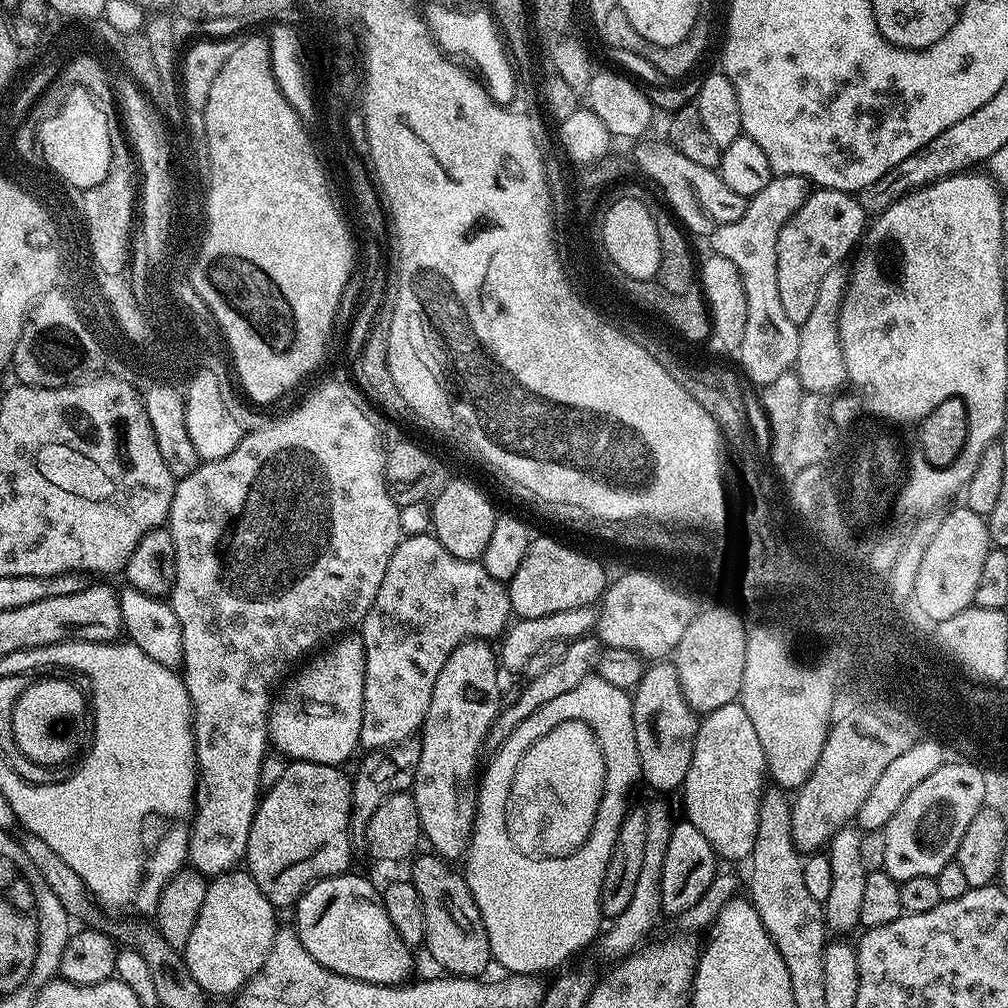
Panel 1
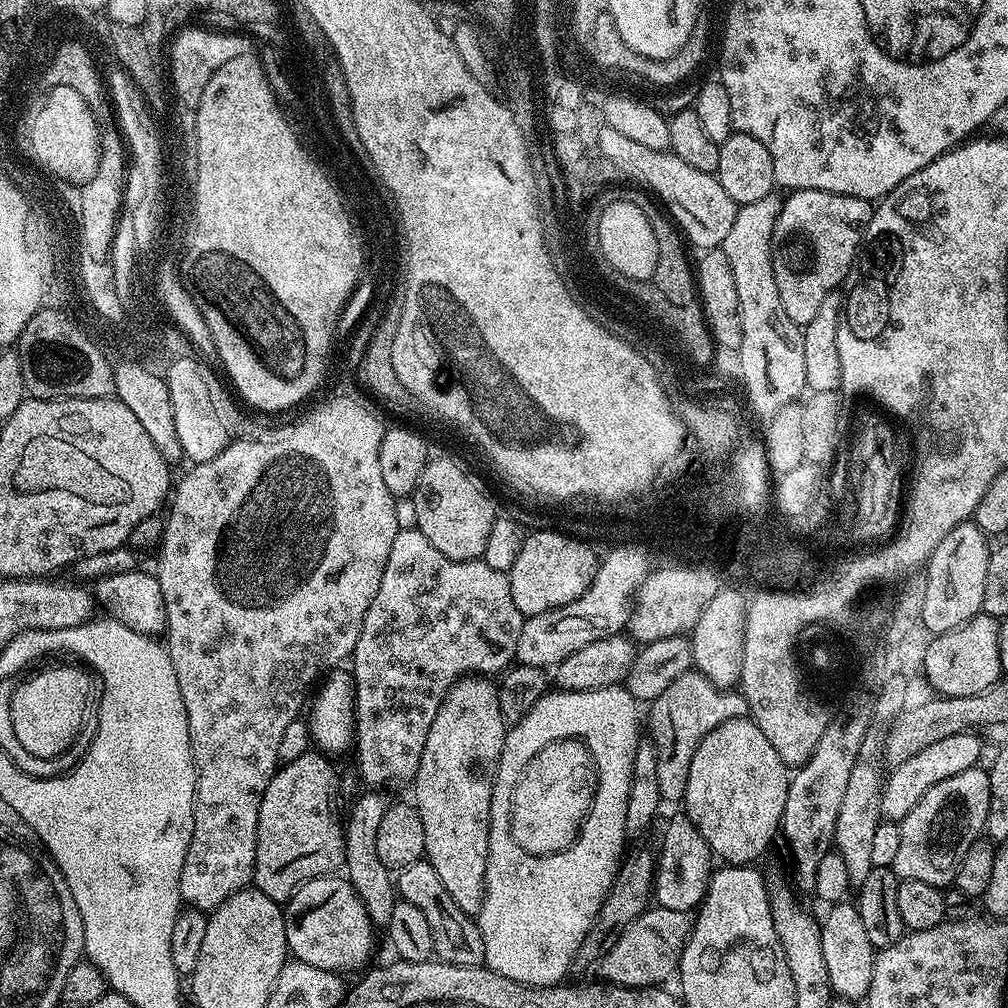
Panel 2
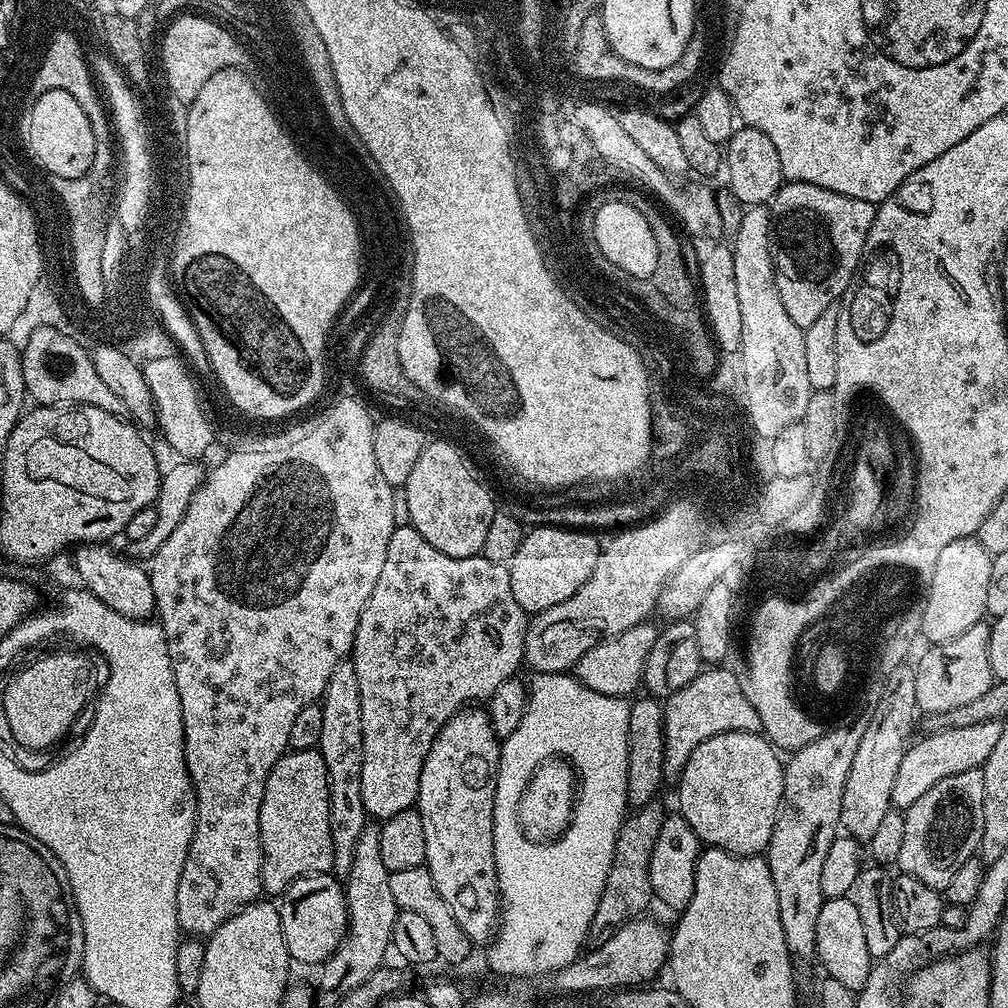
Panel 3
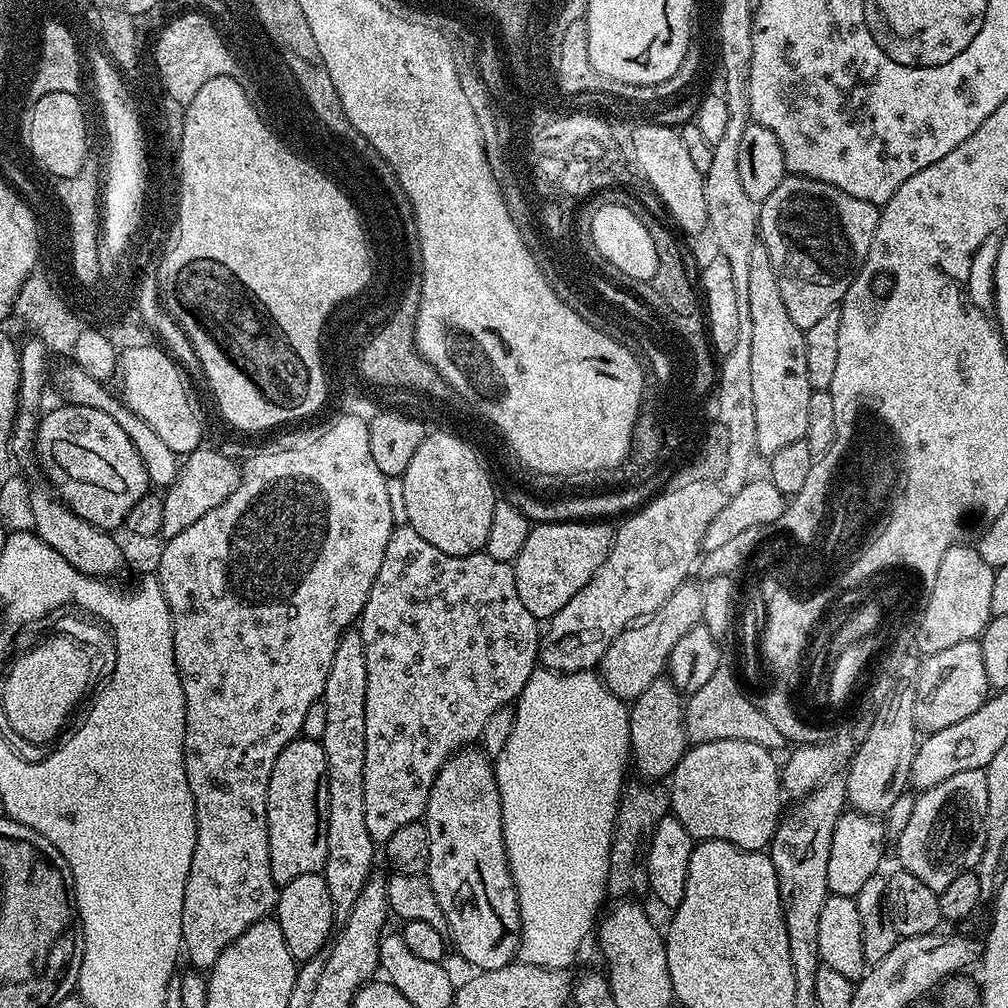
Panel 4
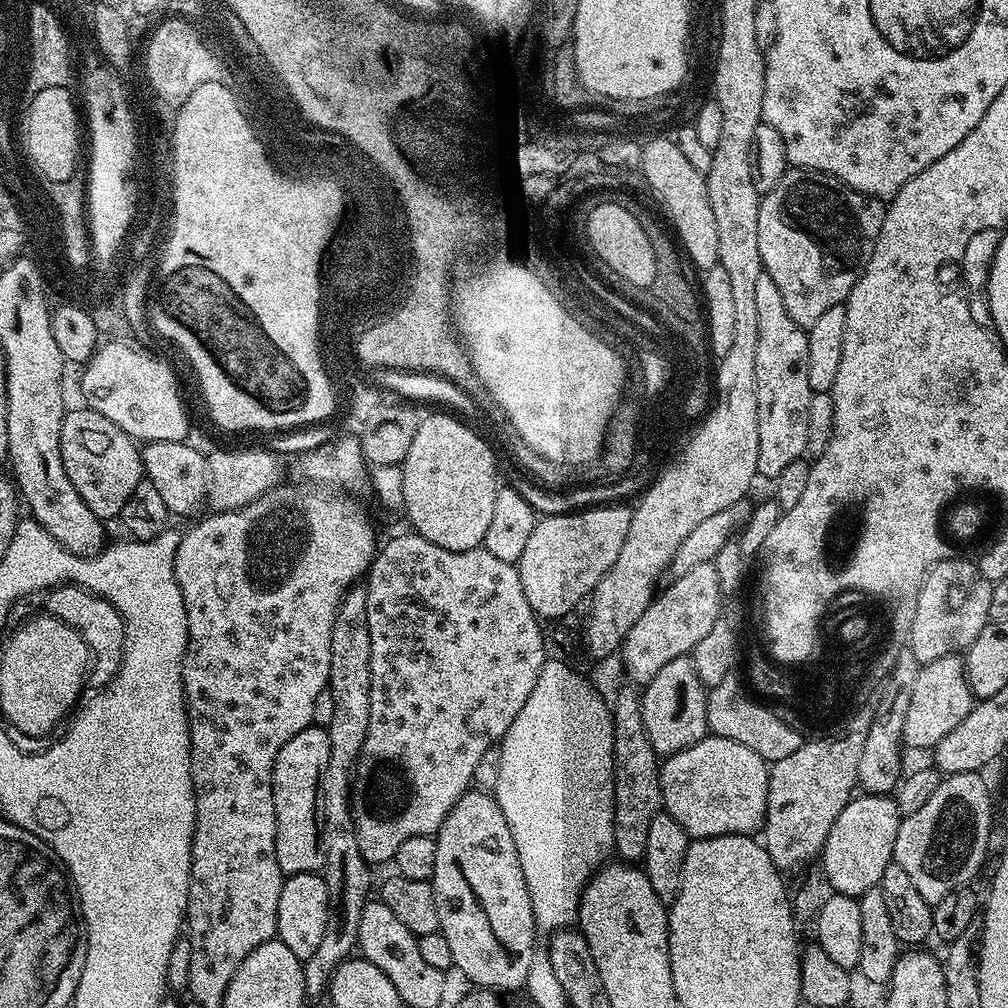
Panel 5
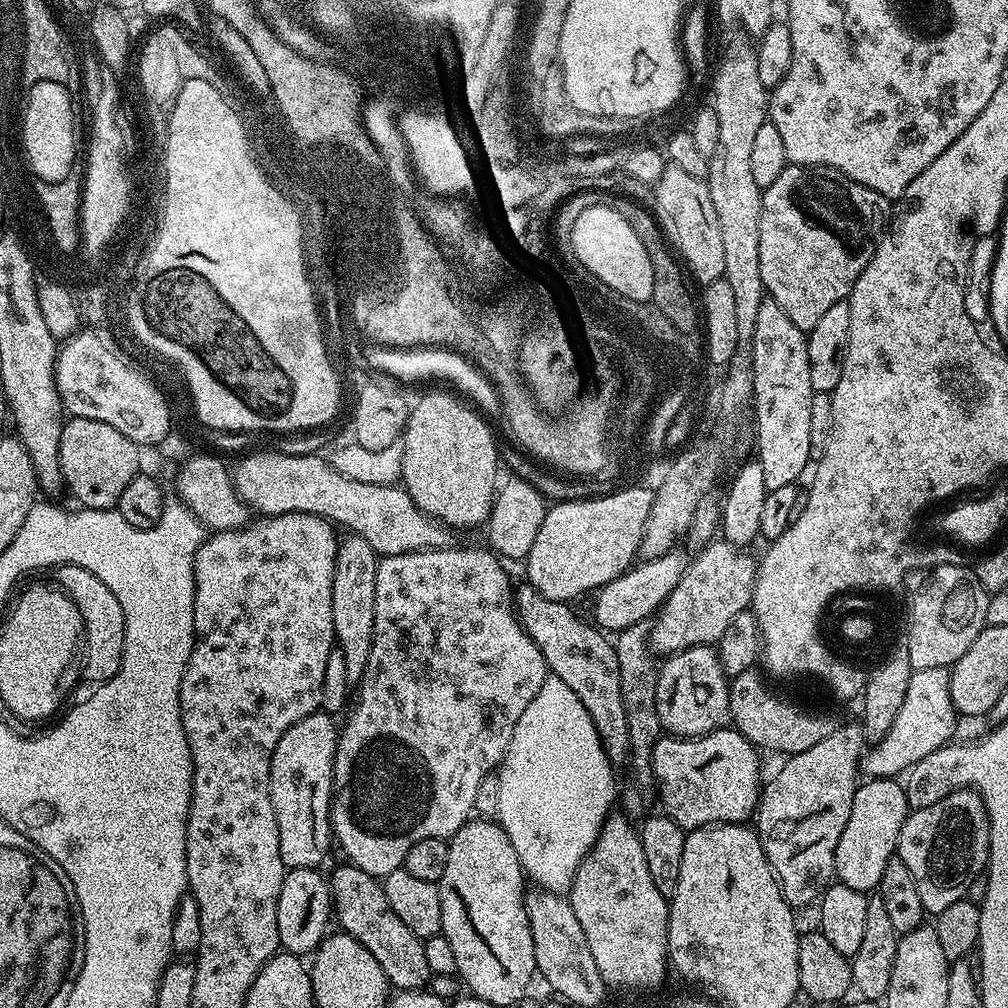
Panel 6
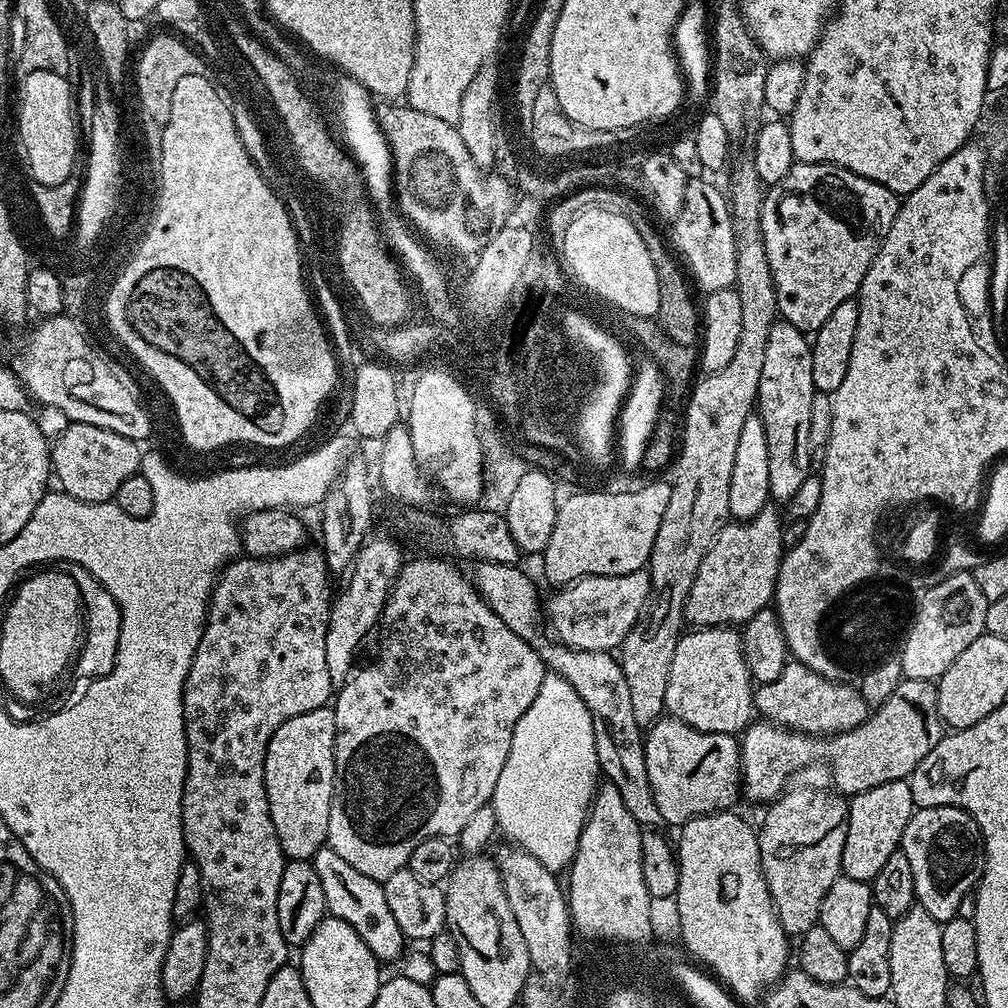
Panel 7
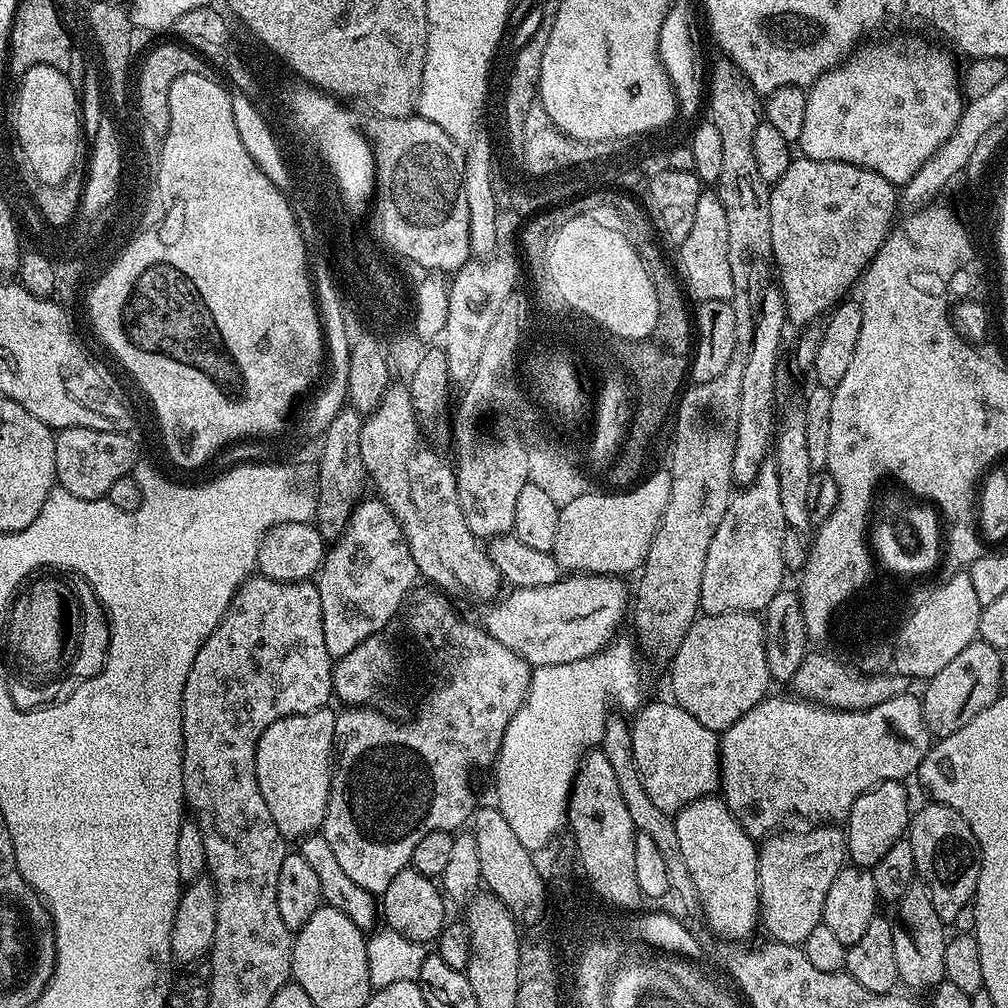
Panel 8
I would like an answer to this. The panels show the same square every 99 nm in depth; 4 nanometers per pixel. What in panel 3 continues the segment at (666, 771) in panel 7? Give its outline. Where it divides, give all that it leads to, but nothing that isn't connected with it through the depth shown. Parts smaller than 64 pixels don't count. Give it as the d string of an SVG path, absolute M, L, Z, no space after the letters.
M723 732L706 742L702 742L702 746L698 746L698 750L694 750L694 754L690 754L683 772L680 773L678 787L680 787L679 815L686 818L686 822L692 827L694 834L701 842L713 848L721 848L723 852L731 852L734 856L758 856L767 849L770 834L774 830L776 811L778 811L784 799L784 764L782 763L782 756L760 732Z

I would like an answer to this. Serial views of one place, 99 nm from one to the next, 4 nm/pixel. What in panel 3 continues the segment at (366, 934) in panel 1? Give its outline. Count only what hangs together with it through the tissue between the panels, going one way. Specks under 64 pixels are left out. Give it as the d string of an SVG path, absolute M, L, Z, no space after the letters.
M313 874L301 876L289 884L279 901L282 934L286 950L293 961L300 964L323 965L334 954L348 932L348 897L346 888L335 875Z

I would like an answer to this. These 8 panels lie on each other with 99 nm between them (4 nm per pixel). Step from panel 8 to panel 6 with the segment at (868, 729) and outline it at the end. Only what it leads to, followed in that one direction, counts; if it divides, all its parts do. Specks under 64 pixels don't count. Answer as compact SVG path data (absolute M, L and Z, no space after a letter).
M946 668L913 671L910 686L906 686L906 698L902 698L902 706L892 728L886 730L882 739L875 741L863 757L862 772L865 777L899 777L907 773L909 768L915 768L922 758L926 758L926 754L934 754L934 750L944 747L953 739L952 731L956 728L958 713L950 698L948 674L949 669Z

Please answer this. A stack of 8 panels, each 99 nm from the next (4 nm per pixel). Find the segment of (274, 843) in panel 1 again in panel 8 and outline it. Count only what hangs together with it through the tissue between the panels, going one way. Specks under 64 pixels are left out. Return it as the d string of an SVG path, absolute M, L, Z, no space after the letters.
M325 706L307 712L306 714L298 714L297 716L287 716L278 722L271 724L262 734L262 738L256 747L256 781L258 782L258 790L262 790L262 798L266 798L266 807L270 809L270 815L274 817L274 826L278 826L278 830L282 833L285 841L296 842L301 838L319 833L324 826L324 815L326 814L326 806L328 805L328 795L330 794L330 786L332 785L332 770L334 767L334 741L336 738L336 712L331 707Z

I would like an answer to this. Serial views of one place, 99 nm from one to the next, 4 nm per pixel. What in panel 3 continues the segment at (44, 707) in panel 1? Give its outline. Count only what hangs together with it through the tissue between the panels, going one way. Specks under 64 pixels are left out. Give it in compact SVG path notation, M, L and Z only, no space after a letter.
M56 652L28 664L13 680L6 683L6 719L10 722L10 734L22 746L36 752L52 750L52 747L72 728L88 700L88 660L76 652Z

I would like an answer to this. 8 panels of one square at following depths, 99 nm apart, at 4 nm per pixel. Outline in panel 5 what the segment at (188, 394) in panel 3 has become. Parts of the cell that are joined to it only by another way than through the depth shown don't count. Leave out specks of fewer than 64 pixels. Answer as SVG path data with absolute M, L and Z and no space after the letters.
M112 340L109 344L101 343L91 360L83 365L80 376L80 392L84 395L83 403L93 408L102 418L110 418L137 442L153 440L184 440L188 432L188 412L184 409L185 397L182 395L181 381L177 369L172 369L164 360L159 360L152 352L139 348L136 344L127 344L124 340Z

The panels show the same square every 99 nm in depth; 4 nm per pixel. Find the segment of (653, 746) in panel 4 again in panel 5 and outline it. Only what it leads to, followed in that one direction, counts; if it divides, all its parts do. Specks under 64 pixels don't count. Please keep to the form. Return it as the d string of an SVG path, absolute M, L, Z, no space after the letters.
M679 656L674 658L674 662L666 662L666 666L662 666L658 674L654 674L650 683L643 685L640 701L642 702L642 726L646 726L646 738L650 738L650 746L654 746L657 757L667 758L678 754L709 735L706 718L708 692L701 684L688 656Z

